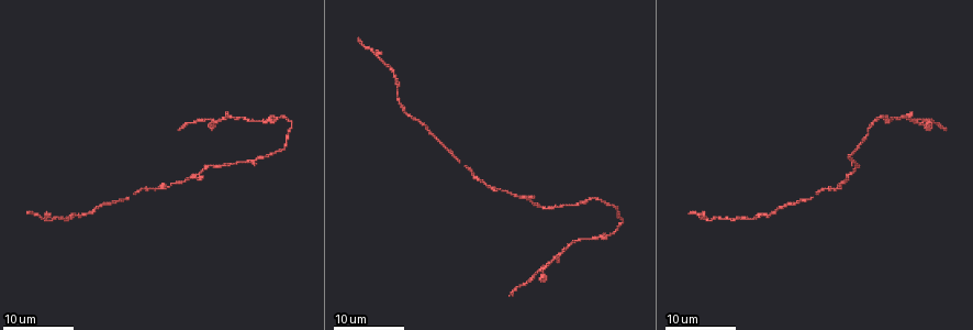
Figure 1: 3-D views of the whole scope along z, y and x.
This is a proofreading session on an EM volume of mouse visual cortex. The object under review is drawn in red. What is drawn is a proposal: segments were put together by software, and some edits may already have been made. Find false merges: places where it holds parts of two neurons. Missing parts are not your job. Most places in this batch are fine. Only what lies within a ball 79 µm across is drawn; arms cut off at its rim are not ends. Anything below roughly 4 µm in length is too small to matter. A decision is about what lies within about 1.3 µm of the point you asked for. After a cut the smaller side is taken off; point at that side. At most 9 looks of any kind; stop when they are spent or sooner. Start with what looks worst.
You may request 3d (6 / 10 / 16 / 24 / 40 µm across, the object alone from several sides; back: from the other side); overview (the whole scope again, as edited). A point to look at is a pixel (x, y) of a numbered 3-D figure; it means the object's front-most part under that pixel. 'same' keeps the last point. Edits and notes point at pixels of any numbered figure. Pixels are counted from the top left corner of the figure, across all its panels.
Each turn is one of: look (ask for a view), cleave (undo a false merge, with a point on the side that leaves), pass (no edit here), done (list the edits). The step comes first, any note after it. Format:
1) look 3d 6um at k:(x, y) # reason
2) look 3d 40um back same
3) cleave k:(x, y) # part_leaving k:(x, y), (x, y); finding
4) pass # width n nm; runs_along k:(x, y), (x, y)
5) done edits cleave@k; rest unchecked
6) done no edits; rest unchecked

look 3d 24um at 1:(217, 123) # three-way junction

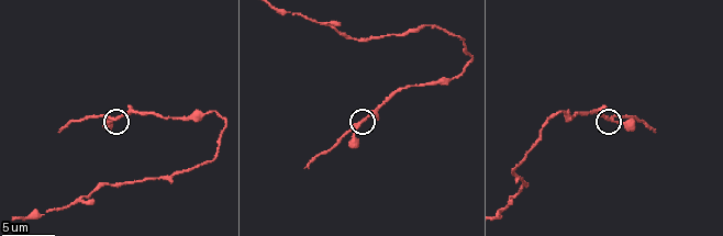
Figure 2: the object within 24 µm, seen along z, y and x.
look 3d 10um at 2:(610, 118)

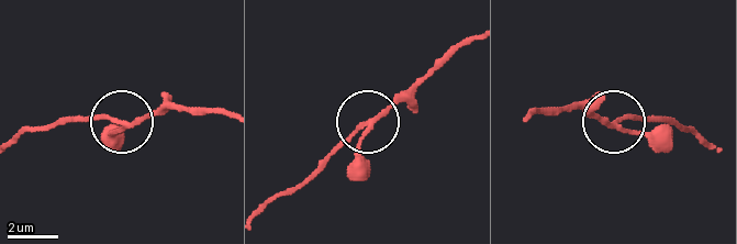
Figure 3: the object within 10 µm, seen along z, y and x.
pass # runs_along 3:(471, 37), (370, 118), (322, 166); all the same neuron

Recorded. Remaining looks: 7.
look 3d 10um at 2:(429, 82) # thick turns thin

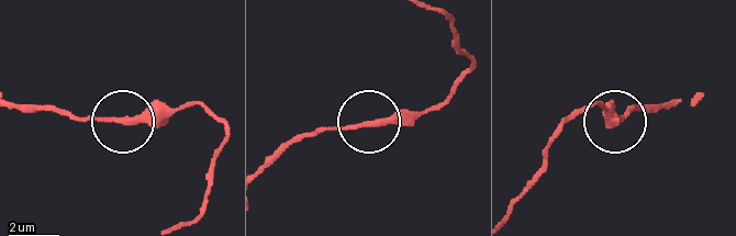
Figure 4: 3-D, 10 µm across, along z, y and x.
look 3d 10um back at 4:(372, 121)

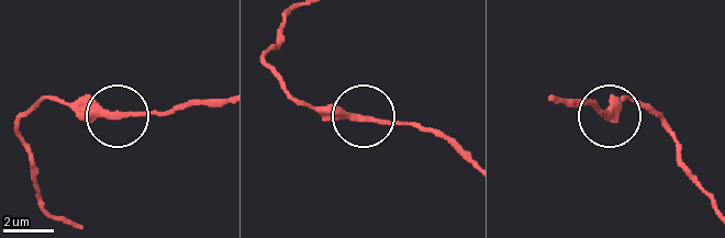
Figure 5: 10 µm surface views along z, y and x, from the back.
pass # one neuron here

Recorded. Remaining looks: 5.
look 3d 24um at 1:(400, 103) # thick turns thin

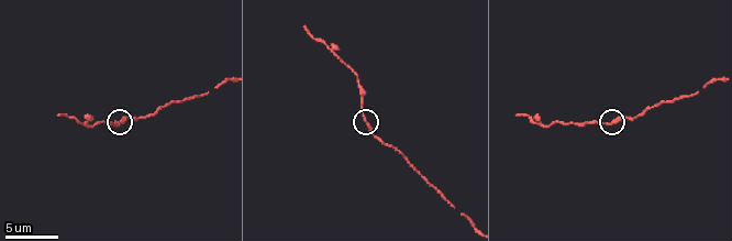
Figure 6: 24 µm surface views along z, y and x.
look 3d 6um at 6:(607, 124) # zoom in

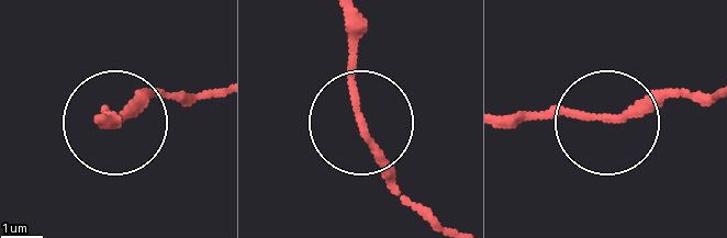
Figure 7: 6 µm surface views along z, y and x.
pass # width 170 nm; runs_along 7:(712, 94), (648, 98), (606, 120), (502, 120); one neuron here

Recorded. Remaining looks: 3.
look 3d 6um at 2:(316, 22) # calibre changes

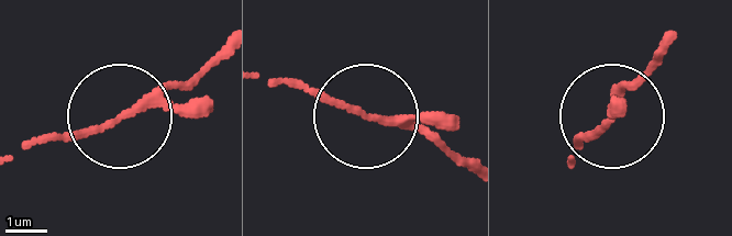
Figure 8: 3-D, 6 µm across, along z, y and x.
pass # runs_along 8:(468, 167), (419, 132), (275, 82); continuous, no second neuron

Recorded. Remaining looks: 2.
done no edits; rest unchecked

